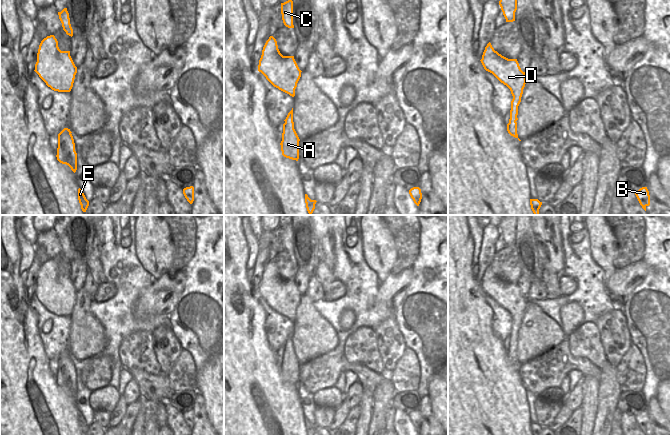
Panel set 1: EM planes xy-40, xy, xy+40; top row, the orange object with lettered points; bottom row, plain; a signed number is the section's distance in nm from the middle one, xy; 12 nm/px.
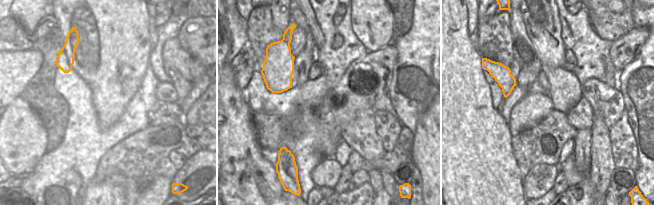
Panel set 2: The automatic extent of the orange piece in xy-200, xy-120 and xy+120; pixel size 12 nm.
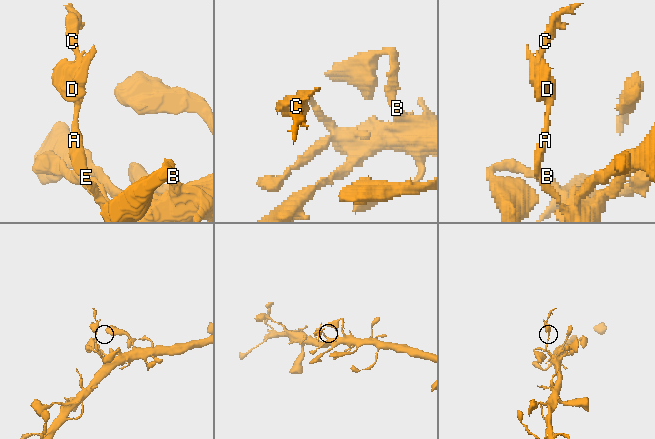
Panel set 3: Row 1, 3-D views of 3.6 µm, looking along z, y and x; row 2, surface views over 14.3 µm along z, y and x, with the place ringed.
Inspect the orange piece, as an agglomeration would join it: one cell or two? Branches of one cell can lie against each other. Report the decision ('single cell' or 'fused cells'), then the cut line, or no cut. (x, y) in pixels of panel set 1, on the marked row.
fused cells; cut in xy along (292, 120), (285, 123)

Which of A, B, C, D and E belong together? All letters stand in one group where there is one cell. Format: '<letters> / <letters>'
A B E / C D

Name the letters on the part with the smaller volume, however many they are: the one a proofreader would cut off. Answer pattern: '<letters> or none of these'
C, D.

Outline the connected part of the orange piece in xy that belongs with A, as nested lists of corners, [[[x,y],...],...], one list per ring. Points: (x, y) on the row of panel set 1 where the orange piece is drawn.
[[[294,122],[283,124],[283,133],[281,151],[282,155],[286,158],[296,160],[299,159],[299,137],[294,129]]]

